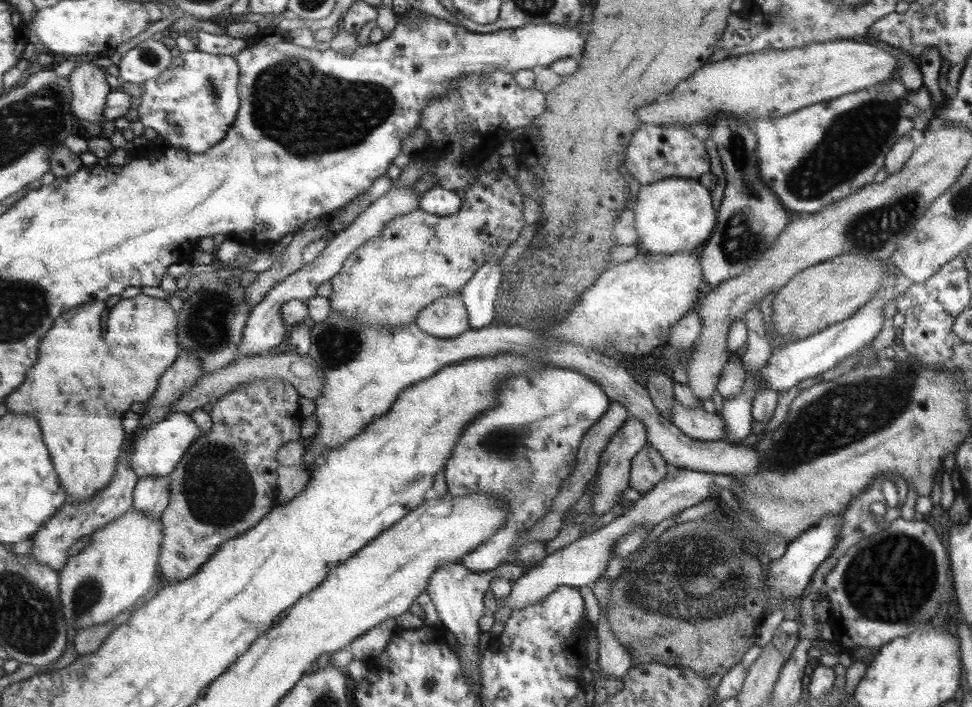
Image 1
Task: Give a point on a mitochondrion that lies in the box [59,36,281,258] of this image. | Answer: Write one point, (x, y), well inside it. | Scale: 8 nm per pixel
(151, 57)

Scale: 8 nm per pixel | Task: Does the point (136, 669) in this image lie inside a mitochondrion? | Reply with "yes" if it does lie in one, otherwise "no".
no

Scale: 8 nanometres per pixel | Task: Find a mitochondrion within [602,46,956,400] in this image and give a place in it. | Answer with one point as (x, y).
(854, 138)

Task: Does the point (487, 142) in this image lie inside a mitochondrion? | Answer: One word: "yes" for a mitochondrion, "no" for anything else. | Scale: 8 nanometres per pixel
no

